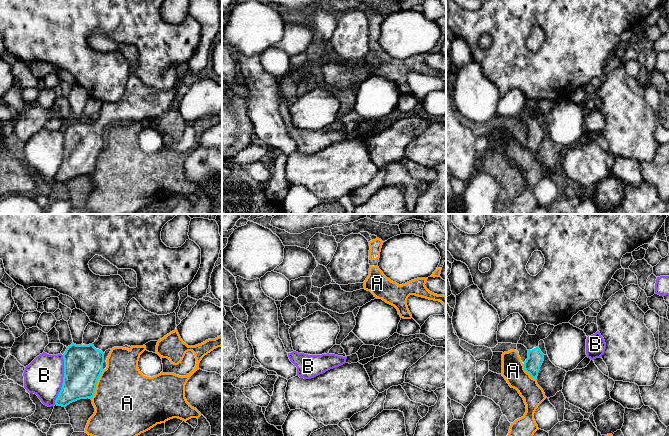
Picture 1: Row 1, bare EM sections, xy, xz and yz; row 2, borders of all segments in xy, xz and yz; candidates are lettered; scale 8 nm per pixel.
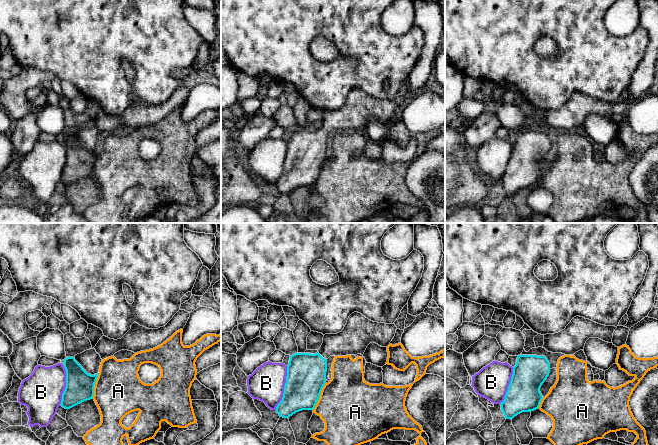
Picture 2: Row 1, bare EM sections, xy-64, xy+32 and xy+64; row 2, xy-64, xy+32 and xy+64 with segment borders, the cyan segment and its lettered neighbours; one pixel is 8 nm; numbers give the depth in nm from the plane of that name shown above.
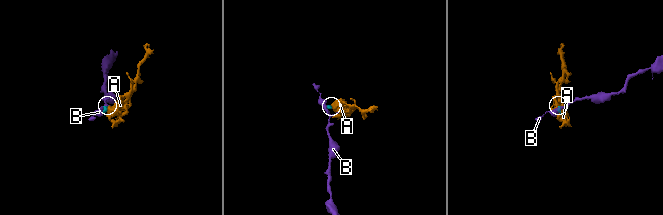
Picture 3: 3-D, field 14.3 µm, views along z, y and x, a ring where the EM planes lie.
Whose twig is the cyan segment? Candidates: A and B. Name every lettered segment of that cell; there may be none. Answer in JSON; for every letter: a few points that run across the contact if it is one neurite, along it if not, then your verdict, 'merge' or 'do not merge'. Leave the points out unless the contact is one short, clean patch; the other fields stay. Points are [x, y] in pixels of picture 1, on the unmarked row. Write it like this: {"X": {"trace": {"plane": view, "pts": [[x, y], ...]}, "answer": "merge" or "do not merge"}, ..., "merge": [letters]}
{"A": {"trace": {"plane": "xy", "pts": [[103, 146], [91, 175]]}, "answer": "do not merge"}, "B": {"trace": {"plane": "xy", "pts": [[63, 131], [63, 158], [54, 180]]}, "answer": "do not merge"}, "merge": []}

